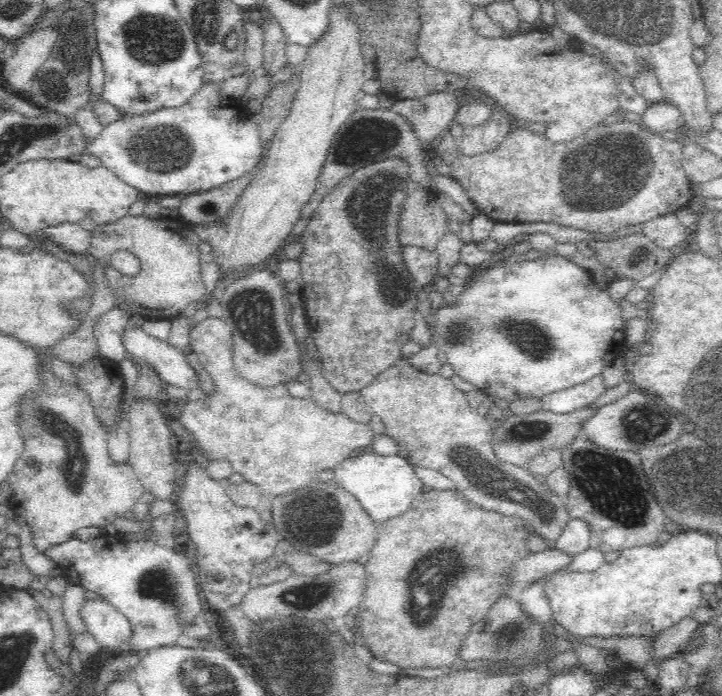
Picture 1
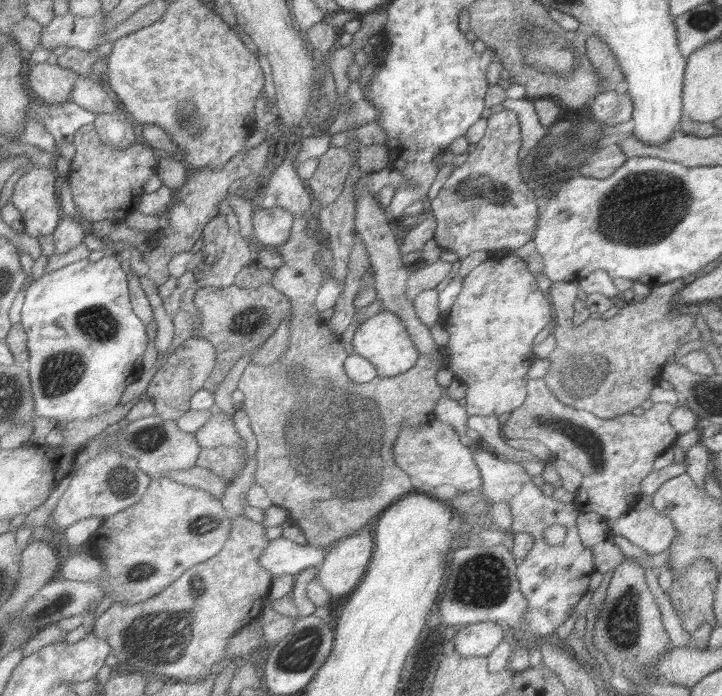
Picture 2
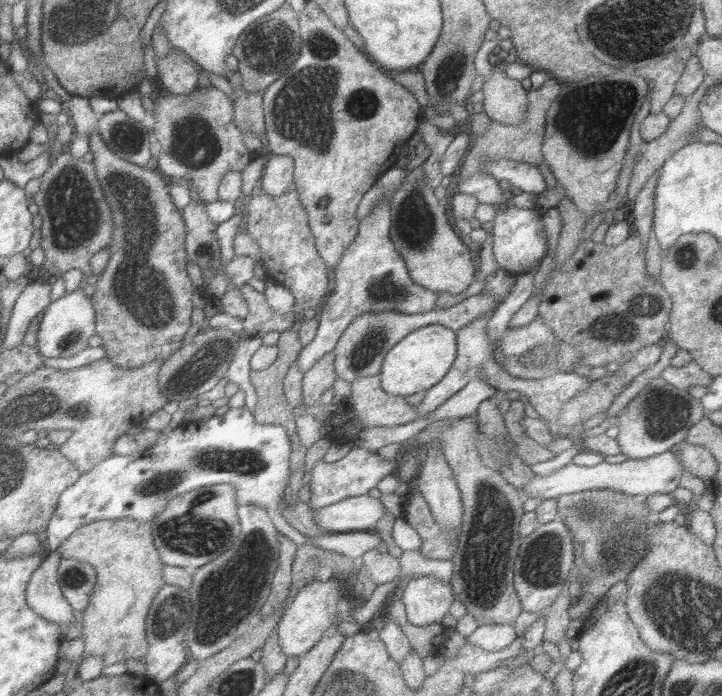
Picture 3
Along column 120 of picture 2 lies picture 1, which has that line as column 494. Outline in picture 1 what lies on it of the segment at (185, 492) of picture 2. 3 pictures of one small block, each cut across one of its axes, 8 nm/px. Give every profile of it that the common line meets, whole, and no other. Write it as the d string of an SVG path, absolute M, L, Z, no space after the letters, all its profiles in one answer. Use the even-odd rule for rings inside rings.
M458 490L420 494L408 512L378 526L376 542L370 548L372 556L366 562L366 576L372 586L366 588L358 610L358 624L368 650L378 660L400 668L454 668L472 636L472 626L500 600L498 592L504 586L508 564L530 554L524 548L528 532L530 528L524 520L484 512L468 504Z

